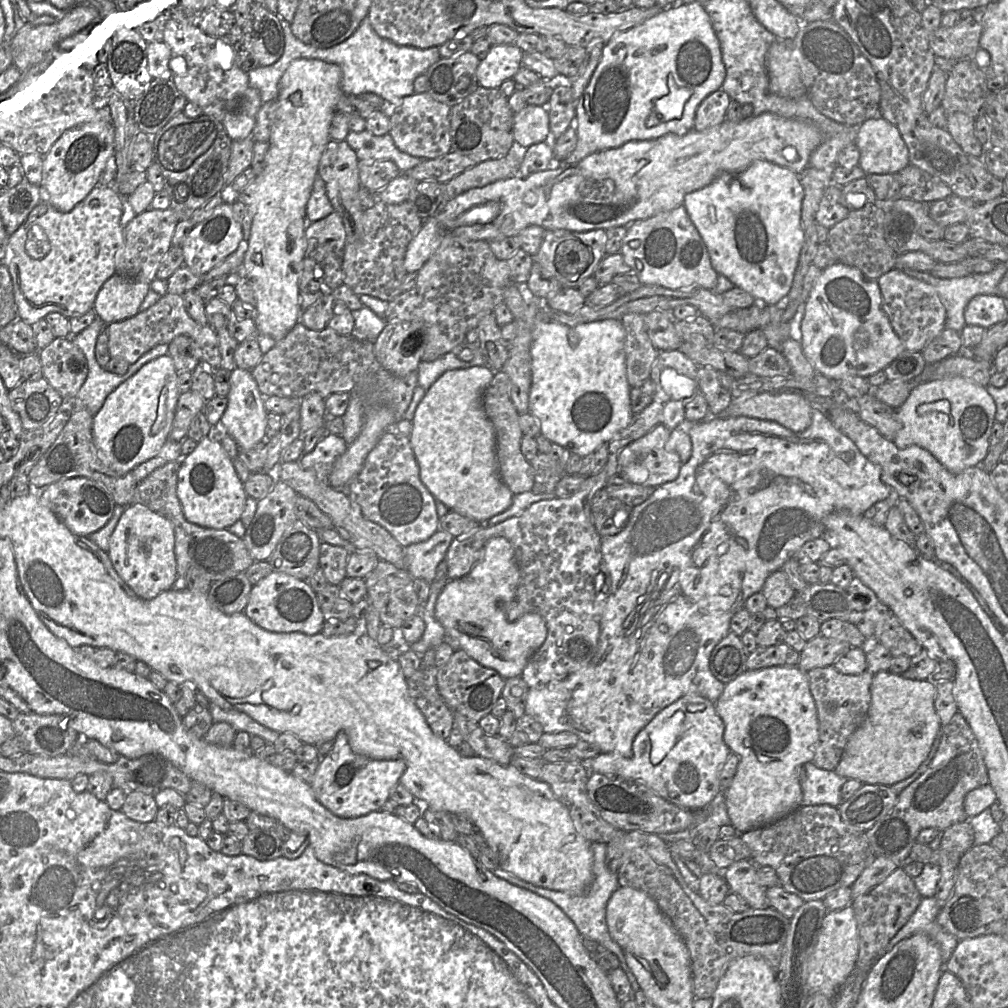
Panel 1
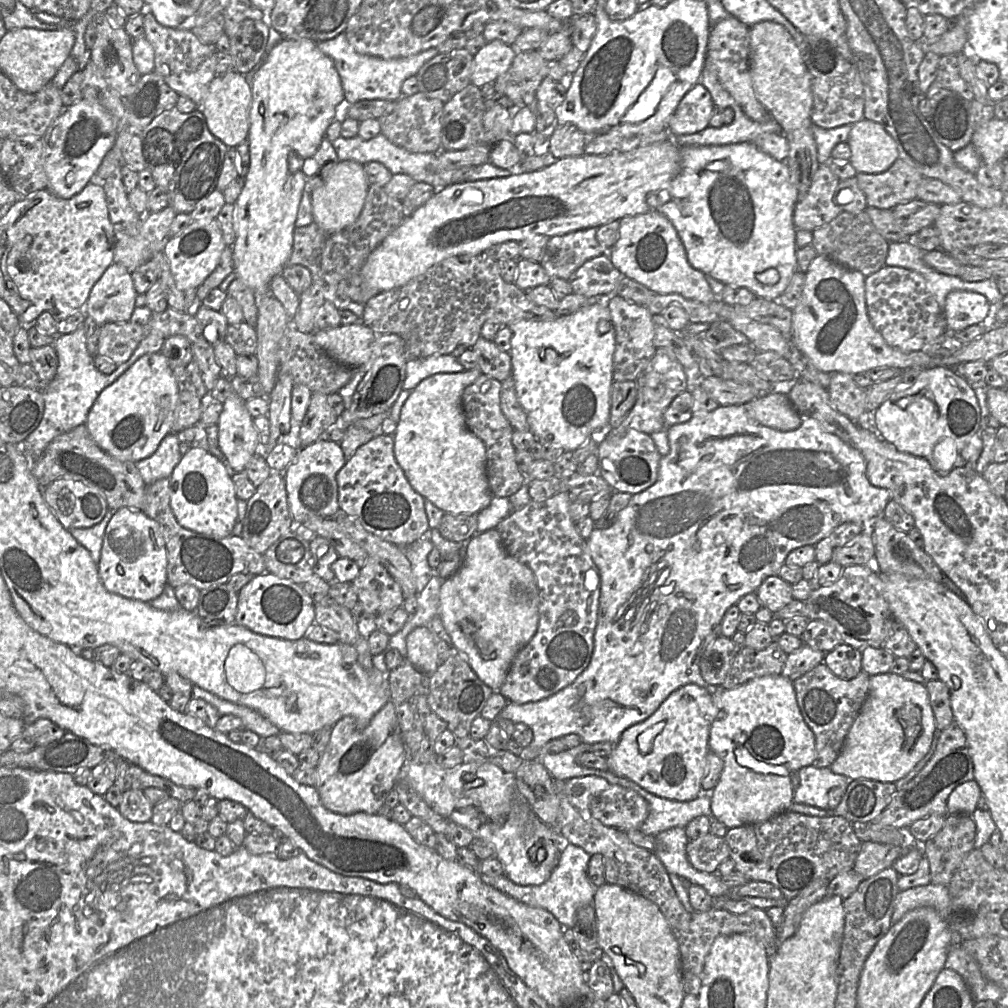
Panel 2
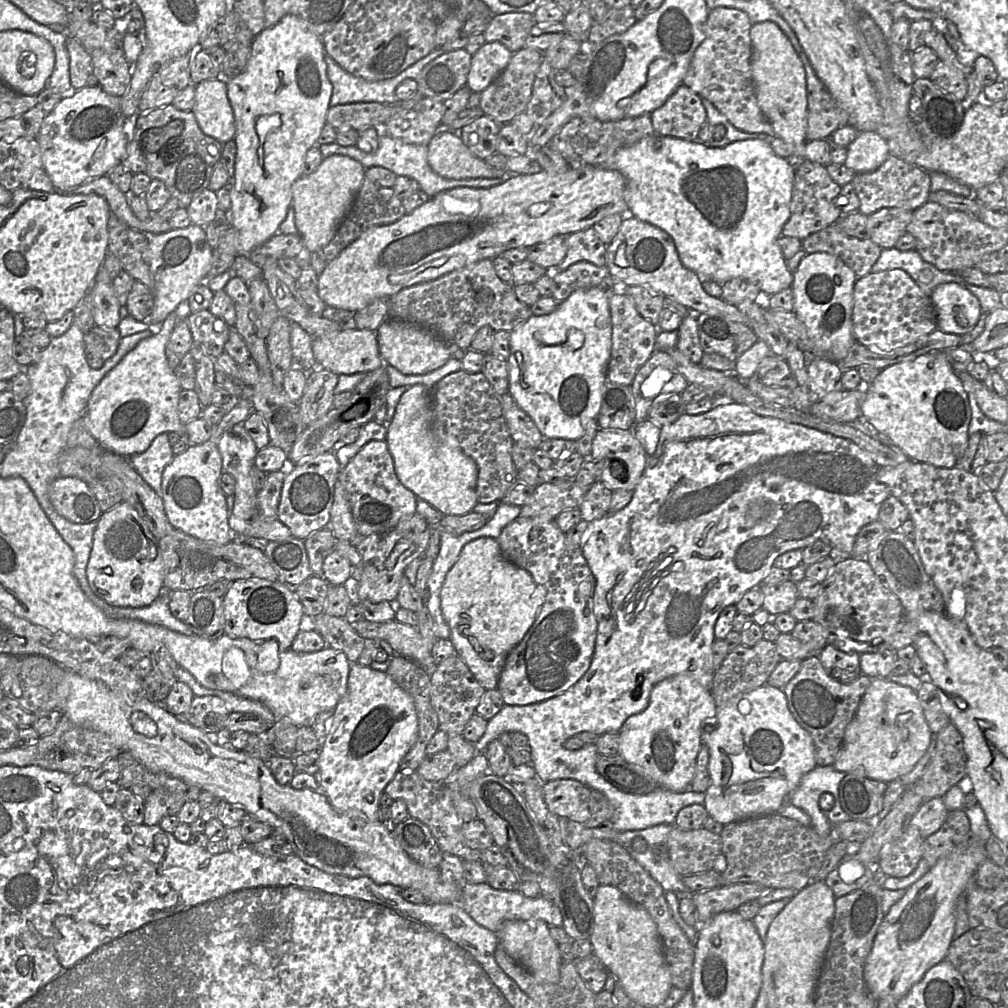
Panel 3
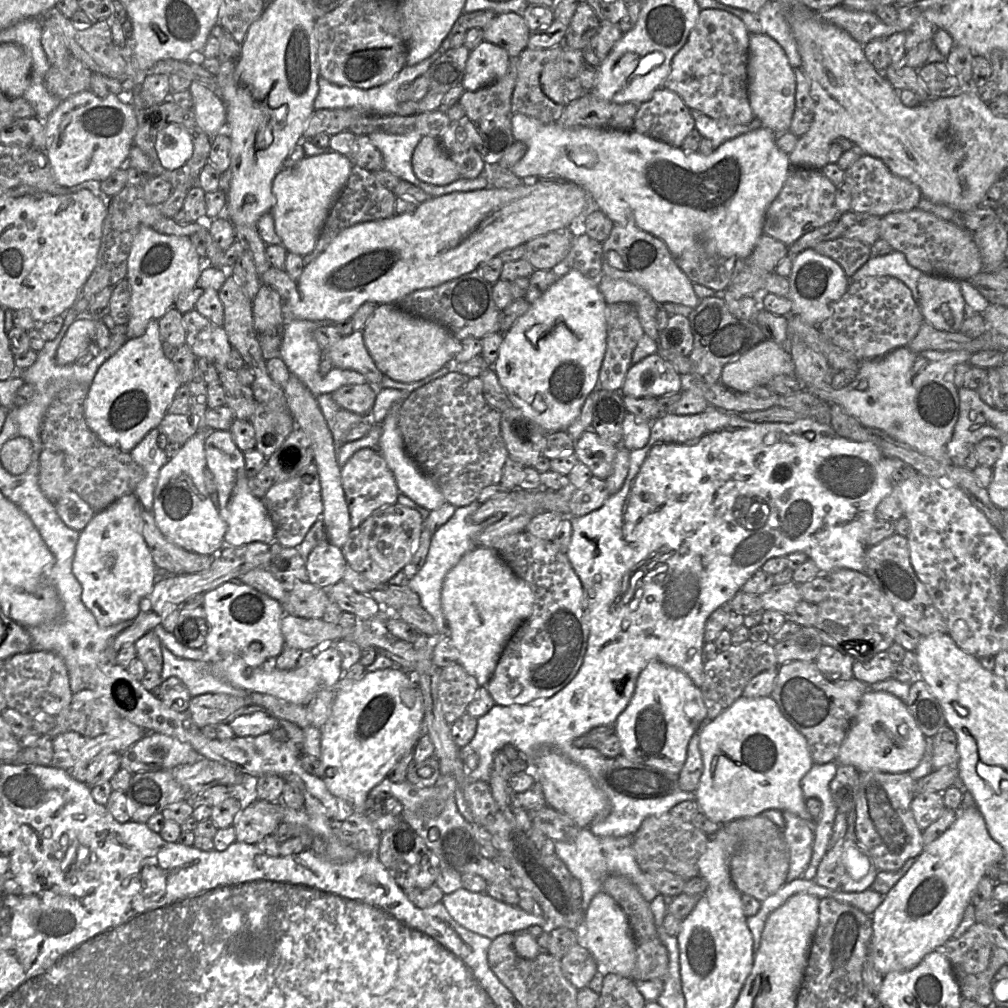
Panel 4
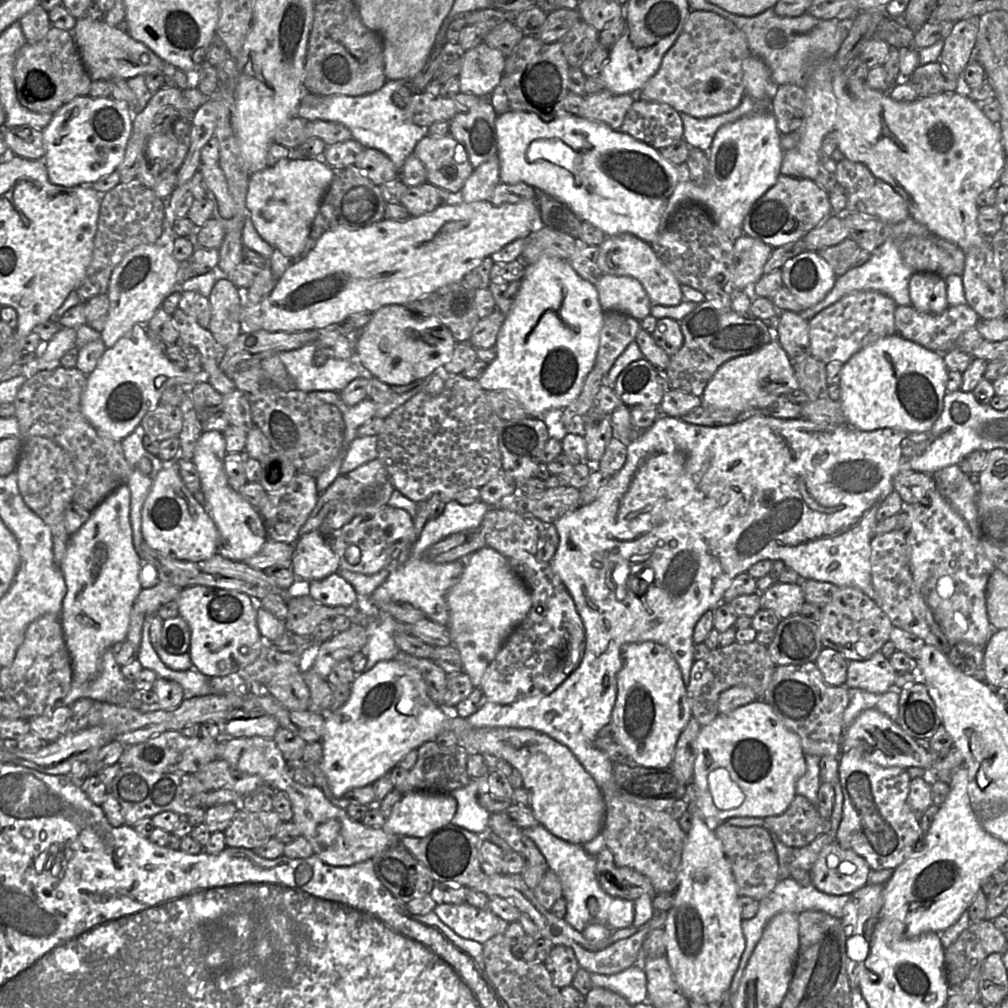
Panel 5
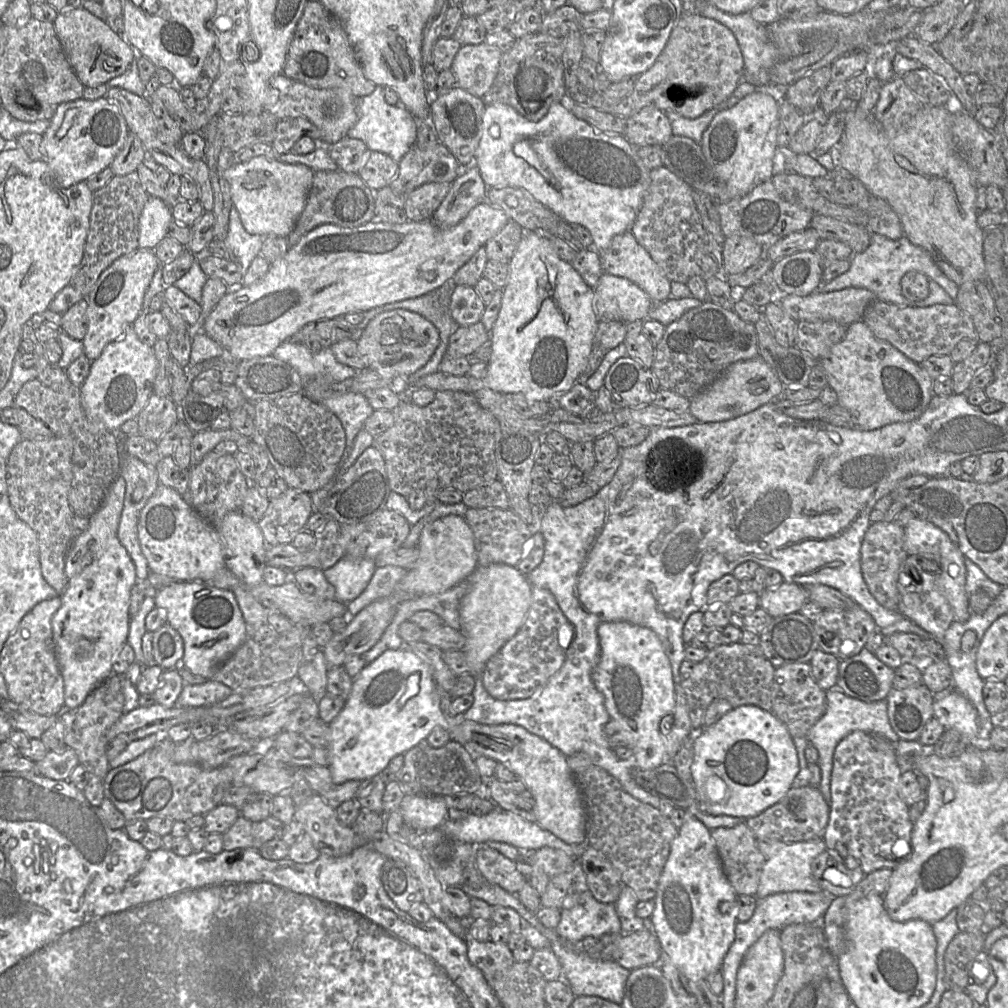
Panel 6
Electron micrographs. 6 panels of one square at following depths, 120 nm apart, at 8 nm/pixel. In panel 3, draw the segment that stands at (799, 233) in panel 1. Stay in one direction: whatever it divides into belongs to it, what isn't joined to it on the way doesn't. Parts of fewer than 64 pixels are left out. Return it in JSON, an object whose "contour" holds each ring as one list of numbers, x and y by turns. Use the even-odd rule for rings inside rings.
{"contour":[[654,135,643,138,631,146,617,150,601,167,617,170,624,176,626,180,624,199,628,206,628,214,668,233,676,246,682,264,695,272,701,278,702,282,715,281,722,285,733,278,743,278,754,283,761,291,770,296,792,286,793,273,787,268,787,260,782,254,778,238,781,236,784,224,790,217,794,165,791,160,778,156,772,149,769,141,748,139,736,141,724,147,708,147,698,141,687,141]]}

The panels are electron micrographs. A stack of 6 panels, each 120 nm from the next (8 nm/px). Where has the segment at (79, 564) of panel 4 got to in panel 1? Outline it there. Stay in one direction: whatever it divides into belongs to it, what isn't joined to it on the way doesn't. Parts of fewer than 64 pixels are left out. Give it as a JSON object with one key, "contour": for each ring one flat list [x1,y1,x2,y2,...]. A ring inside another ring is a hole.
{"contour":[[142,505,125,508,109,539,108,556,119,577,142,599,151,599,172,589,178,577,173,524]]}

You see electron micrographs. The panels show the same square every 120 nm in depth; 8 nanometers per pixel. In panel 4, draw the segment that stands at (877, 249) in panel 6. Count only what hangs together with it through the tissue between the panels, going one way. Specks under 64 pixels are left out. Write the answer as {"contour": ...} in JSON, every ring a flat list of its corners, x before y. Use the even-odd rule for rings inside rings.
{"contour":[[897,250,870,258,850,278,850,283,874,276,892,276,901,280,912,292,919,304,918,280,923,272,911,266,906,256]]}

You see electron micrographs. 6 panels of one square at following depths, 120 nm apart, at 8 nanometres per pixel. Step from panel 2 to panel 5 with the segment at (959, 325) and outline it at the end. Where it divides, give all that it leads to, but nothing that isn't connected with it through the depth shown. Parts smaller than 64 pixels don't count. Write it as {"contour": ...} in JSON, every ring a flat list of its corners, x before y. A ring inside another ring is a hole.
{"contour":[[914,272,908,289,914,308,920,312,938,314,950,306,945,277,929,272]]}

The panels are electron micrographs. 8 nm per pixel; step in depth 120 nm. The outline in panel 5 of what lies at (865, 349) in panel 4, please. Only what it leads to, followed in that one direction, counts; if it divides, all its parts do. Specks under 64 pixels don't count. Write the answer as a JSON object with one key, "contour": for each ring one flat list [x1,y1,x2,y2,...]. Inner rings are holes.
{"contour":[[857,291,843,296,808,321,810,354,825,363,834,360,846,362,865,346,882,337,896,334,894,312,897,306,897,303,891,297,879,291]]}

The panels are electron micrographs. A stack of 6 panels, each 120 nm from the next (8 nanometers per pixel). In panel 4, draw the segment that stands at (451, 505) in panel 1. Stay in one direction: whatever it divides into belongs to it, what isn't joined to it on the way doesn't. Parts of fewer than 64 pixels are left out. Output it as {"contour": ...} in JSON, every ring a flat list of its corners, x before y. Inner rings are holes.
{"contour":[[400,402,395,403,383,421,383,432,379,440,379,451,385,459,388,469,395,478,399,492,419,506,432,511,444,505,446,500,434,480,421,471,406,450,398,427,398,410,400,405]]}

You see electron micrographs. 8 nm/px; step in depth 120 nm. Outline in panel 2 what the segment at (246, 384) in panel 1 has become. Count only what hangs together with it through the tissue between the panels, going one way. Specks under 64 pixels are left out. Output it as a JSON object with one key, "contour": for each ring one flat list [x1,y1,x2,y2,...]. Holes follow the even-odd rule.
{"contour":[[232,392,223,403,217,423,218,443,229,466,243,472,250,459,259,452,259,437,245,400]]}

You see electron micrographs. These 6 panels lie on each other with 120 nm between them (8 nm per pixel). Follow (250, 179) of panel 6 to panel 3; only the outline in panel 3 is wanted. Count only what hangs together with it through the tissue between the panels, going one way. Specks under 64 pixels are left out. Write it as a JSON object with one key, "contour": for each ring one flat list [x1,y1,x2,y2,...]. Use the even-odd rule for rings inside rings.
{"contour":[[331,155,324,157,319,167,308,175,302,175,292,185,292,207,294,209,297,233,306,248,312,253,325,247,334,237,339,225,348,215,365,178,363,165,348,156]]}

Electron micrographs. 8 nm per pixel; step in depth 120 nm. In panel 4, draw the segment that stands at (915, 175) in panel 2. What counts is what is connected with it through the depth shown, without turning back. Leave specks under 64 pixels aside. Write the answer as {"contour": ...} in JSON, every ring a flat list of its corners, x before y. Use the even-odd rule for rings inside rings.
{"contour":[[870,155,861,156,845,170,844,183,850,189,851,210,858,213,882,217,892,212,914,210,922,198,917,185,892,173,881,159]]}

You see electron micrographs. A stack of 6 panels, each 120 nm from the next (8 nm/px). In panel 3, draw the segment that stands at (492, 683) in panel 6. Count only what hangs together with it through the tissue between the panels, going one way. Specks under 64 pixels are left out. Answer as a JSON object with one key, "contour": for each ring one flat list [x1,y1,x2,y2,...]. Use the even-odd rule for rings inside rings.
{"contour":[[518,516,498,537,503,556,525,569,544,589,544,601,535,622,506,658,497,689,505,705,529,705,560,695,575,685,588,671,597,637,597,619,593,610,595,577,579,546,573,546,554,520]]}

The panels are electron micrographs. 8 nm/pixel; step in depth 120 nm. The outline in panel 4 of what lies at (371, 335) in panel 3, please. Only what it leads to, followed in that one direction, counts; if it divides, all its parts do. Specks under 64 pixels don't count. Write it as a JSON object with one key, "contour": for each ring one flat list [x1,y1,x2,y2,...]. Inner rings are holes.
{"contour":[[354,331,351,335,342,337,329,350,324,350,333,367,353,370,362,374,367,383,376,388,382,388,383,377,365,347,362,331]]}

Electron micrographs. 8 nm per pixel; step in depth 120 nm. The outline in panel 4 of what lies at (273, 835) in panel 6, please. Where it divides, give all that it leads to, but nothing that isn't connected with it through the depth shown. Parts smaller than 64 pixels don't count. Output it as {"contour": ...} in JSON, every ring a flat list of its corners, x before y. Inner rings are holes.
{"contour":[[258,800,244,807,233,824,236,842,255,845,282,822,278,803]]}

